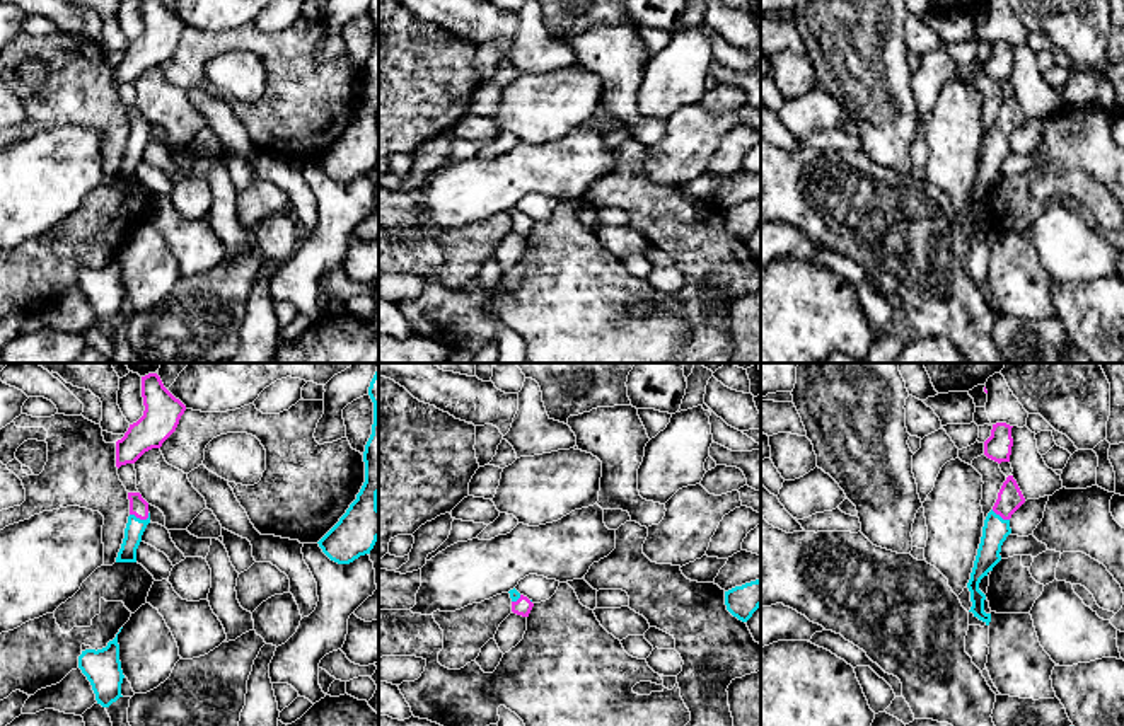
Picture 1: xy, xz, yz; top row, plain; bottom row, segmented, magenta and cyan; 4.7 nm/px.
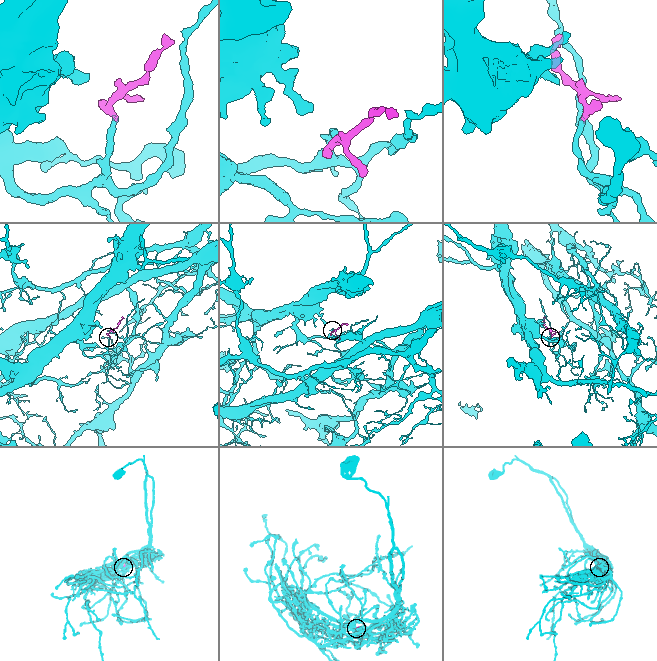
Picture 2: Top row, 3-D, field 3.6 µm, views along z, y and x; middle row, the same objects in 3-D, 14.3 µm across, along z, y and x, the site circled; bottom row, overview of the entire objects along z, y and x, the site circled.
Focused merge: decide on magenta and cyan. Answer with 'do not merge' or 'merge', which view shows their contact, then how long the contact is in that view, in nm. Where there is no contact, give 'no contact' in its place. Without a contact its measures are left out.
merge; meets magenta in xy; contact 100 nm long

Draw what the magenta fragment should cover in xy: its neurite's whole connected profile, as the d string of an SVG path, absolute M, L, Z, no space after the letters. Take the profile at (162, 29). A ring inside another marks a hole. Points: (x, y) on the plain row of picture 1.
M142 0L143 34L116 60L116 85L135 82L145 70L160 66L176 49L186 24L162 0Z

